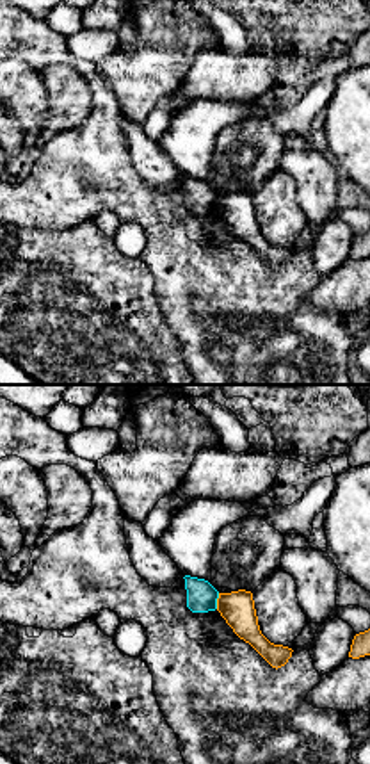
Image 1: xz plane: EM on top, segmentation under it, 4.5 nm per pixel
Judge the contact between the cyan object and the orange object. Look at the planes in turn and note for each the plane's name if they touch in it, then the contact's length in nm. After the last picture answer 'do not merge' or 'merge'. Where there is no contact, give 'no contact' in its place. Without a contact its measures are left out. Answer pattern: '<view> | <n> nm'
xz | 70 nm

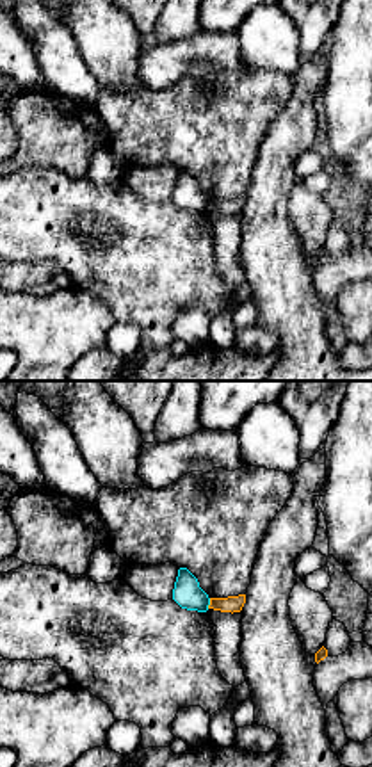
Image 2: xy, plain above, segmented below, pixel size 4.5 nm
xy | 50 nm

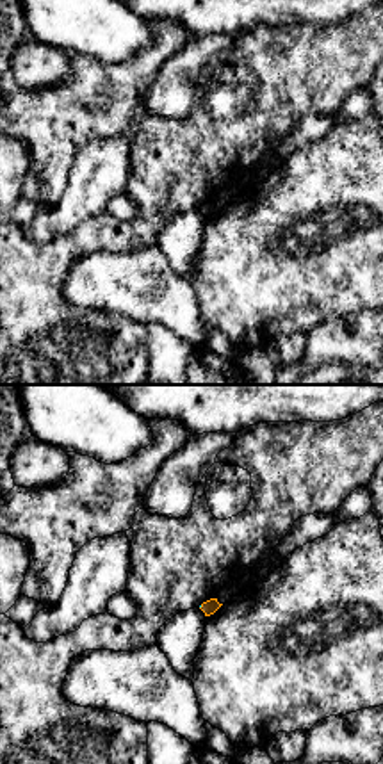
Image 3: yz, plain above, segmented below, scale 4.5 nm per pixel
no contact

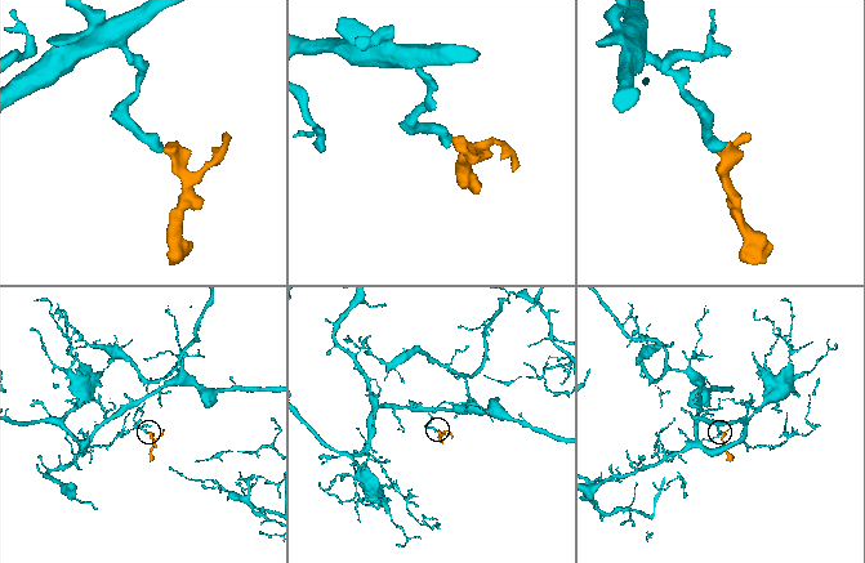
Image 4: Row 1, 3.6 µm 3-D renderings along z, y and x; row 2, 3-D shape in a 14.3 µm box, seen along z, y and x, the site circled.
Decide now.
do not merge

